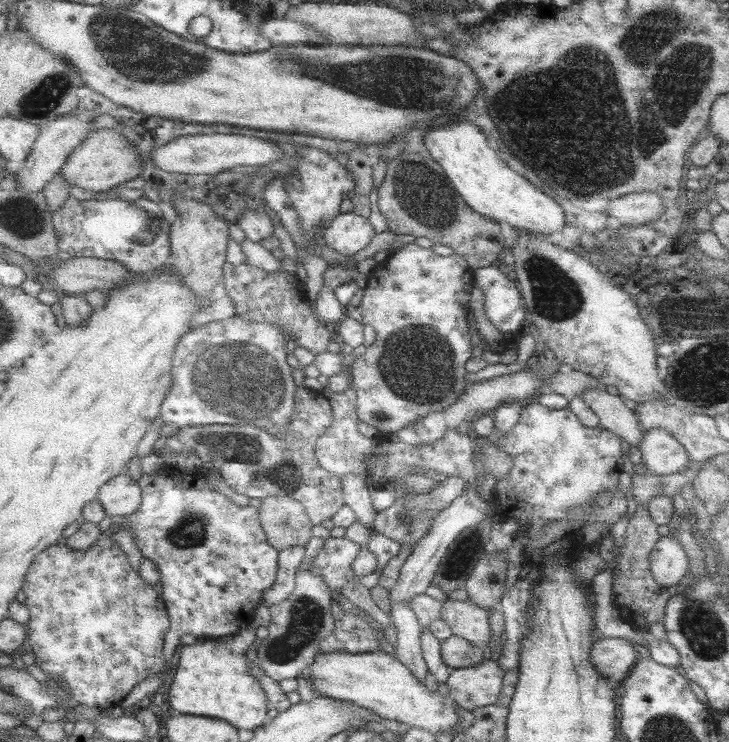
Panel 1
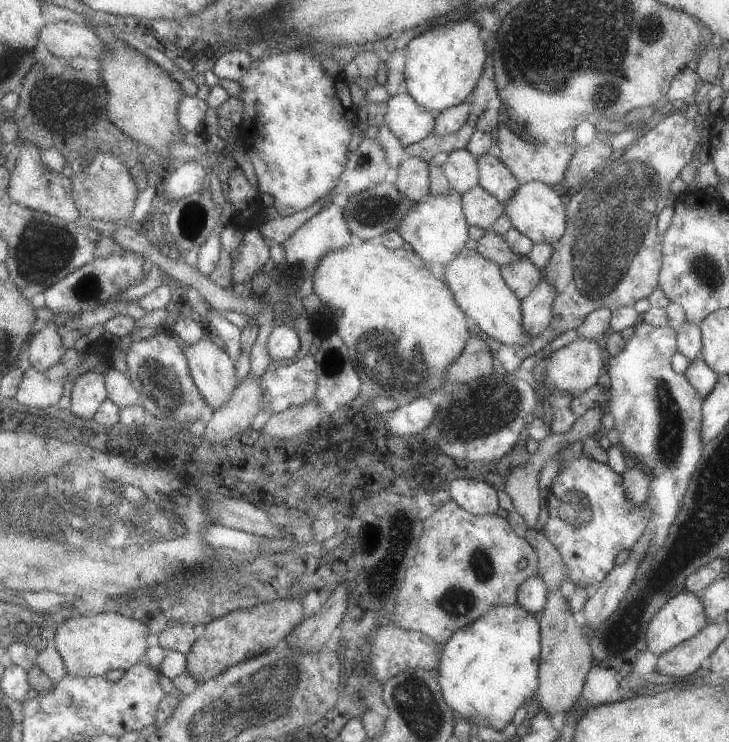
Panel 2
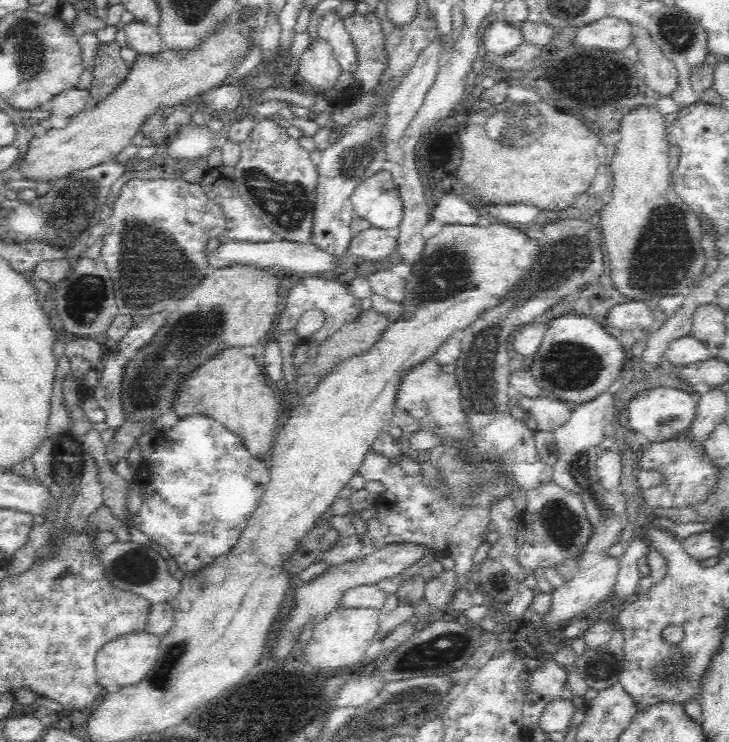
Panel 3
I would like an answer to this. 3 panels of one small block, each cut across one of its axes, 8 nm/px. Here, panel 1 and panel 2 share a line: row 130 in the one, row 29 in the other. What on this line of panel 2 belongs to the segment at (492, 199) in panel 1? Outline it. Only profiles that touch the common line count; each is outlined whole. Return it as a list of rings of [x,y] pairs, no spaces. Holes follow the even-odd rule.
[[[459,20],[451,24],[435,26],[425,34],[417,36],[409,46],[409,62],[405,66],[407,92],[417,98],[425,108],[439,114],[437,128],[433,136],[447,136],[459,132],[473,116],[473,102],[467,100],[471,92],[479,86],[485,68],[489,64],[487,42],[483,42],[481,26],[471,20]]]

